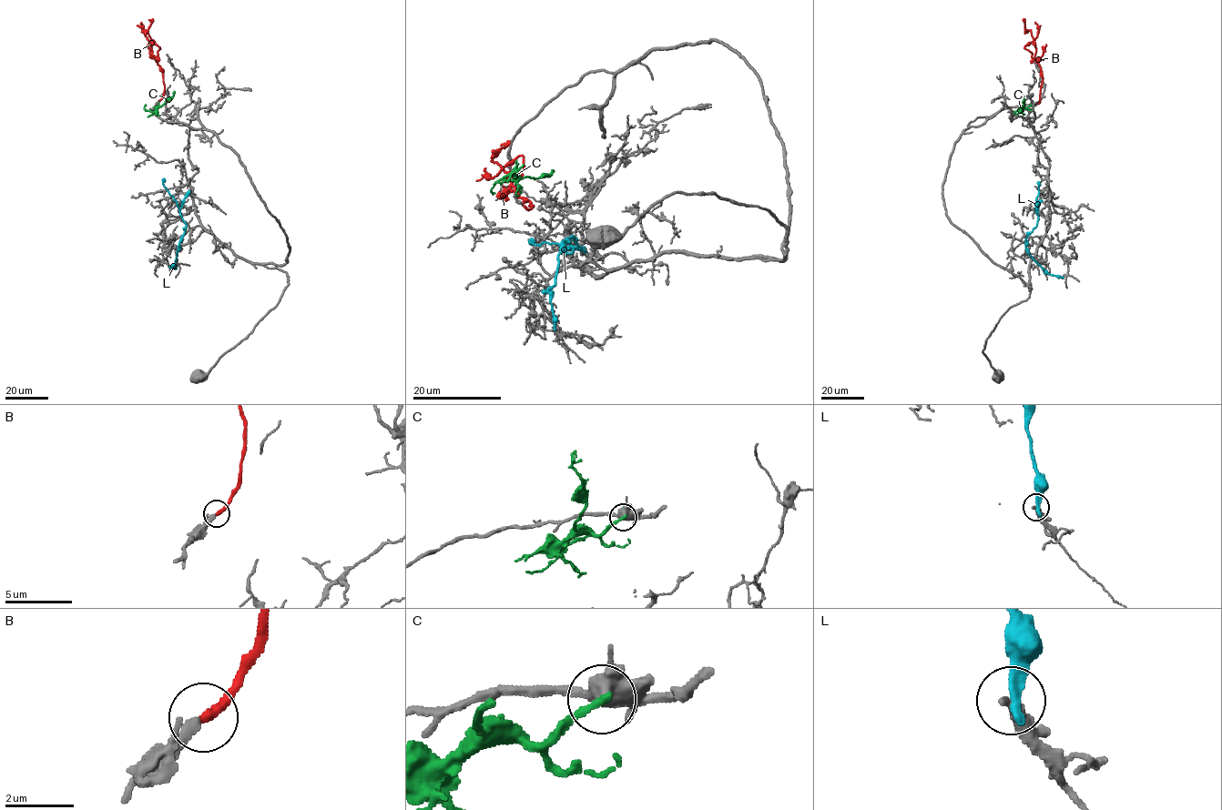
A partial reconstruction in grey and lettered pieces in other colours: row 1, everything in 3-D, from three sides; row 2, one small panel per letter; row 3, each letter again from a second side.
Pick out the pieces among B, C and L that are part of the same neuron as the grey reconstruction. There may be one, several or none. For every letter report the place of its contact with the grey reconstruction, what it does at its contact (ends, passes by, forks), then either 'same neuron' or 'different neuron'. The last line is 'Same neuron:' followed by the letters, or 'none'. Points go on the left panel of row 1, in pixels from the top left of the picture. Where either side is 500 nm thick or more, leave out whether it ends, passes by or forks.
B: (159, 100) | it ends | same neuron
C: (158, 104) | it ends | different neuron
L: (174, 268) | it ends | different neuron
Same neuron: B

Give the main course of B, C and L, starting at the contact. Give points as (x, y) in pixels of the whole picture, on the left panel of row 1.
B: (159, 100), (164, 91), (163, 70), (154, 58), (159, 47), (145, 35), (141, 22)
C: (158, 104), (157, 107), (174, 91)
L: (174, 268), (179, 242), (186, 226), (177, 201), (164, 186), (164, 178)

